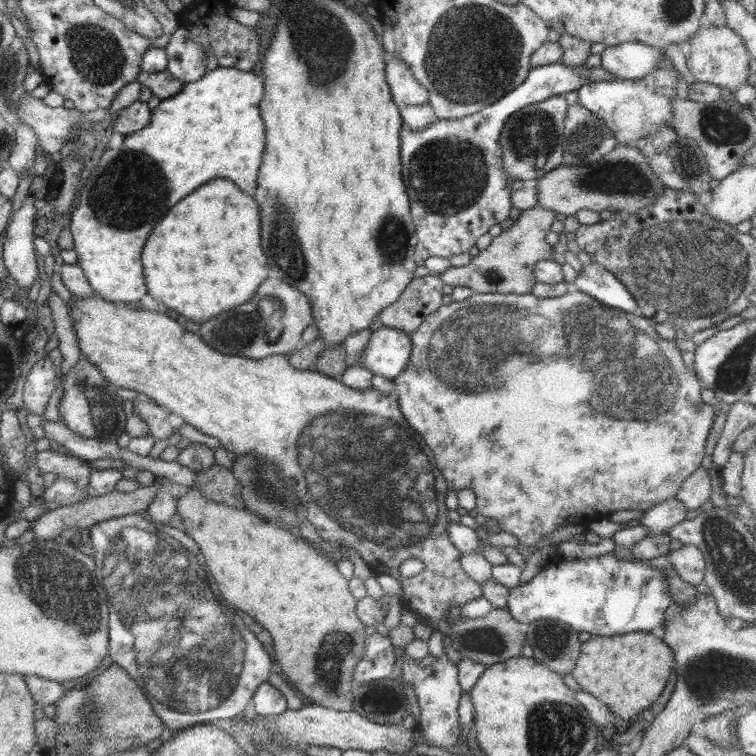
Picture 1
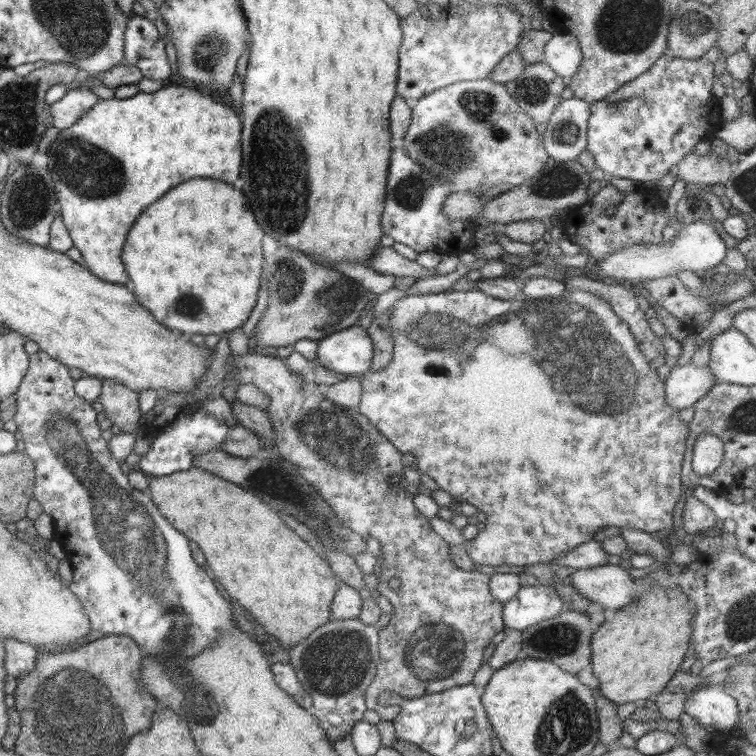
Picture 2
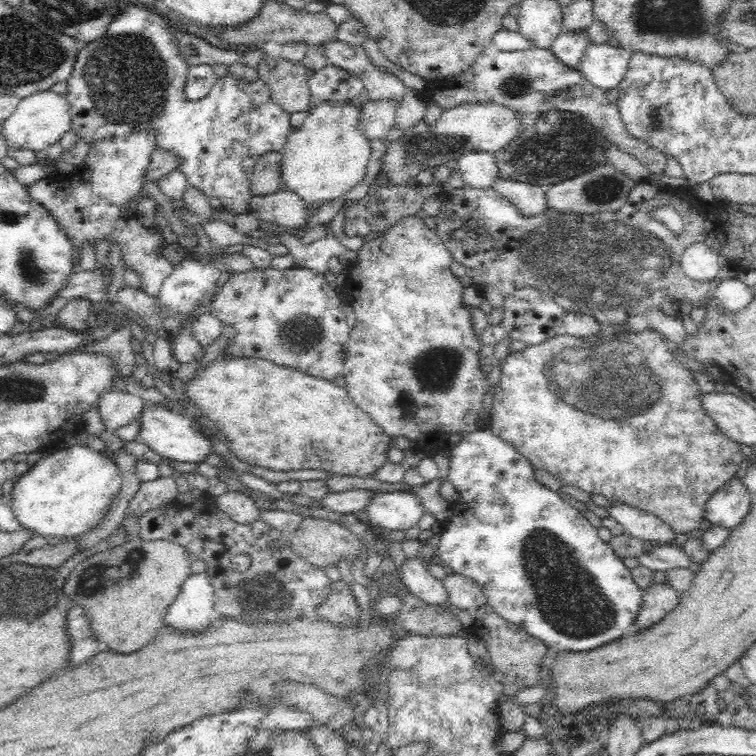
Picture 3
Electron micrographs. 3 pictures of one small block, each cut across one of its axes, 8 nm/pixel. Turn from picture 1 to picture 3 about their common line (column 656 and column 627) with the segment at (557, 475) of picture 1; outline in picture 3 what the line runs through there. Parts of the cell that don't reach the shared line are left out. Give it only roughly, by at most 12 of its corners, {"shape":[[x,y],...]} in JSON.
{"shape":[[662,334],[501,365],[488,429],[562,484],[704,520],[746,456]]}

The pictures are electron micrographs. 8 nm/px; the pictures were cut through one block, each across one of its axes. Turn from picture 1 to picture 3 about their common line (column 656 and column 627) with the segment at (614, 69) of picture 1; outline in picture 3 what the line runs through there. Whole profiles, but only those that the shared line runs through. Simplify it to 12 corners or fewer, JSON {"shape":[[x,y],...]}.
{"shape":[[590,43],[579,64],[583,81],[619,88],[630,48]]}

